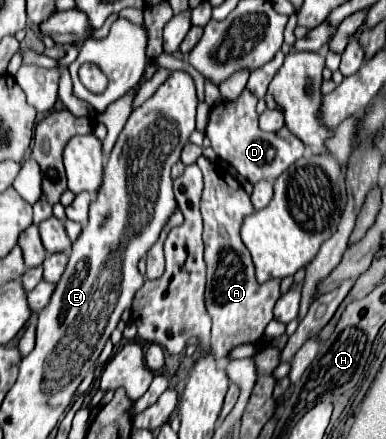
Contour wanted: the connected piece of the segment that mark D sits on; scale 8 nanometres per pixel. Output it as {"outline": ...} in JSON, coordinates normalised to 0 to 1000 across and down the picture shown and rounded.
{"outline":[[[632,205],[617,228],[575,232],[554,241],[544,251],[544,278],[534,287],[534,310],[544,314],[549,342],[560,346],[560,355],[591,369],[648,419],[720,405],[751,374],[782,360],[793,342],[782,319],[772,319],[772,310],[762,310],[746,292],[731,292],[705,305],[679,301],[668,287],[663,237],[668,237],[668,223],[653,219],[642,205]]]}

